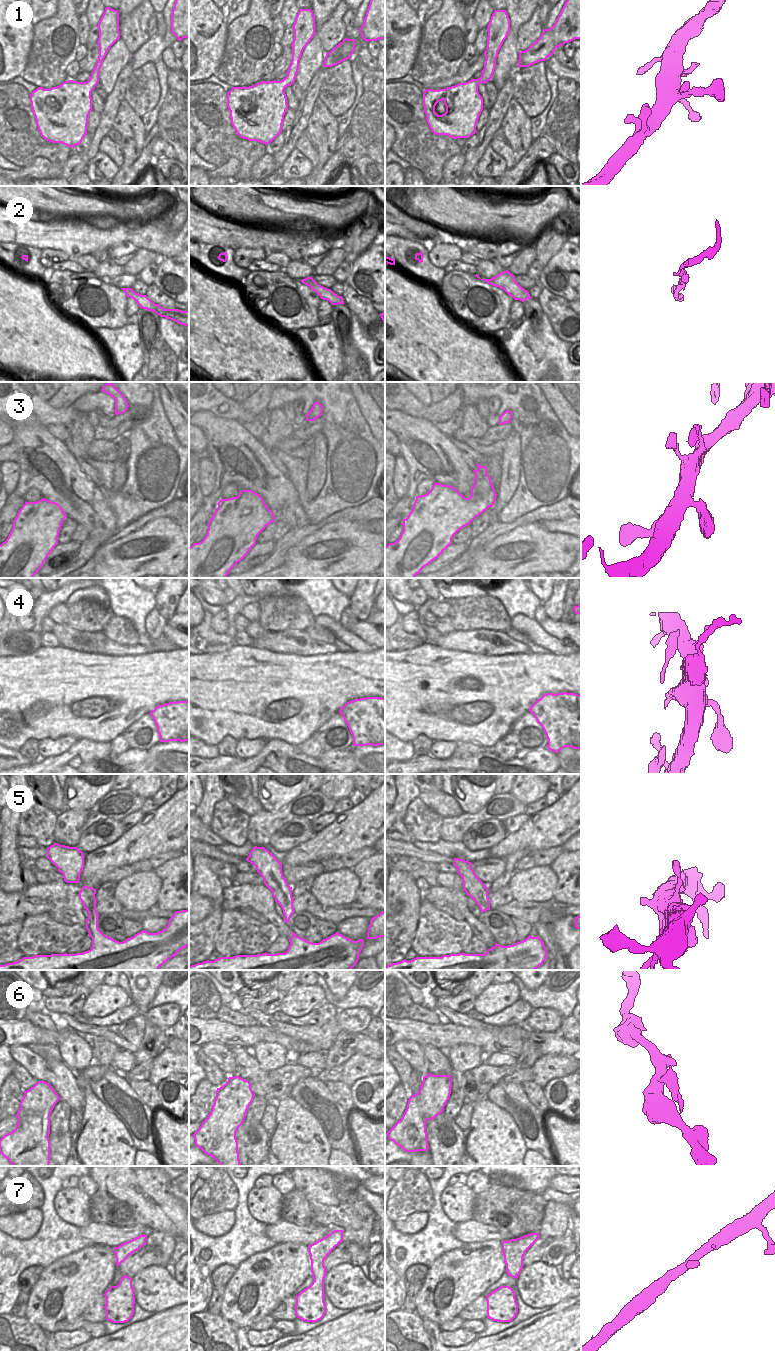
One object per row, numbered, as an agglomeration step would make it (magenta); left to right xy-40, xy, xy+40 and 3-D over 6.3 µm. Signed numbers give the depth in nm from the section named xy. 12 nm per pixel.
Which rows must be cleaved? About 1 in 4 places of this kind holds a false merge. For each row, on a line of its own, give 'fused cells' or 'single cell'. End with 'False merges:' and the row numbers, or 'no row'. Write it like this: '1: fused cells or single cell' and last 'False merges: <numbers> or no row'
1: single cell
2: single cell
3: single cell
4: fused cells
5: single cell
6: single cell
7: single cell
False merges: 4

